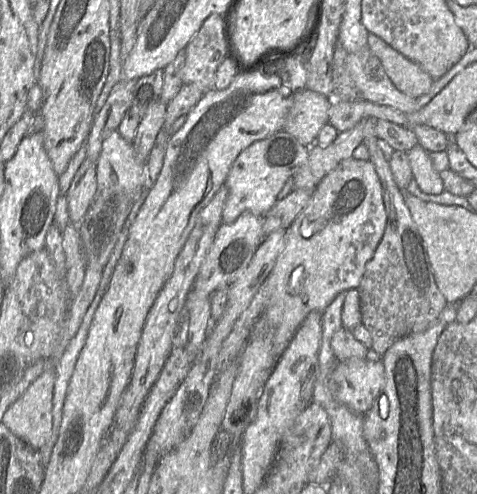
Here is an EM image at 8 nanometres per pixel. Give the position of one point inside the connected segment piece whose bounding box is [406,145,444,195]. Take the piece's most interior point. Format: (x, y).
(429, 181)

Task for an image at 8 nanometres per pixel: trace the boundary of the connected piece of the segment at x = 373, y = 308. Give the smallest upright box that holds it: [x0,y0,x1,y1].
[357,119,447,357]

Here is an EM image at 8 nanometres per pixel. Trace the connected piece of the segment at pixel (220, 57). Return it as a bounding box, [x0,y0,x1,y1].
[183,13,225,90]

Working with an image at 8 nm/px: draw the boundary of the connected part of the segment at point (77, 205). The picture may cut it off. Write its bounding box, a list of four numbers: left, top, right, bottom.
[65,157,97,228]

